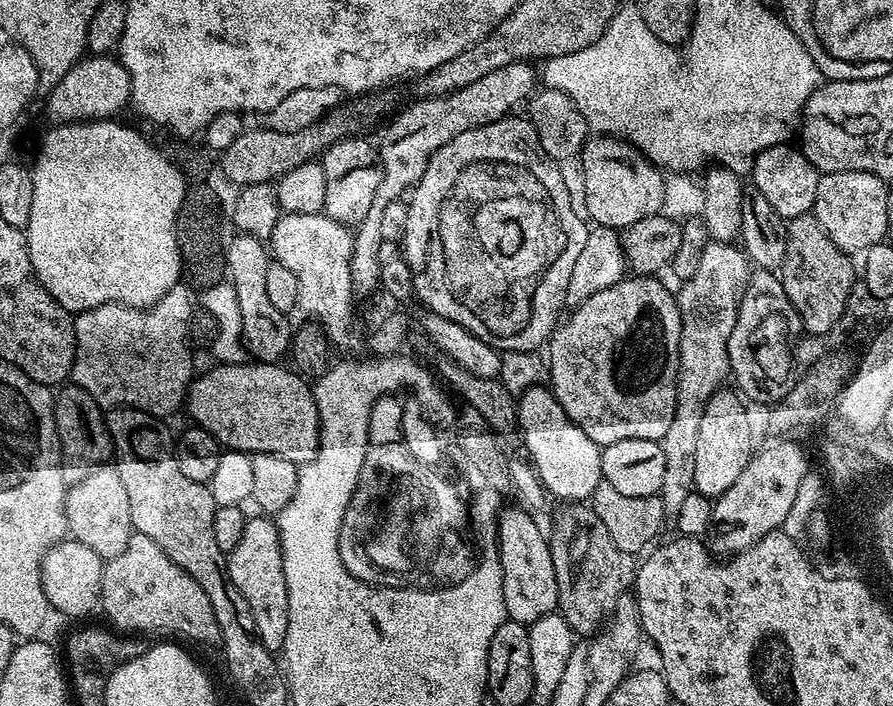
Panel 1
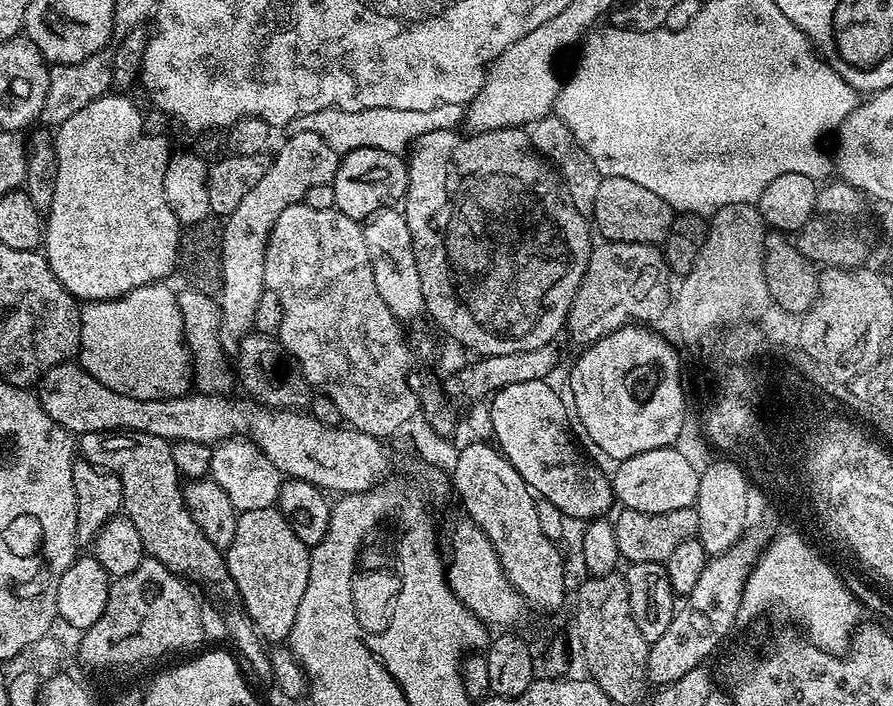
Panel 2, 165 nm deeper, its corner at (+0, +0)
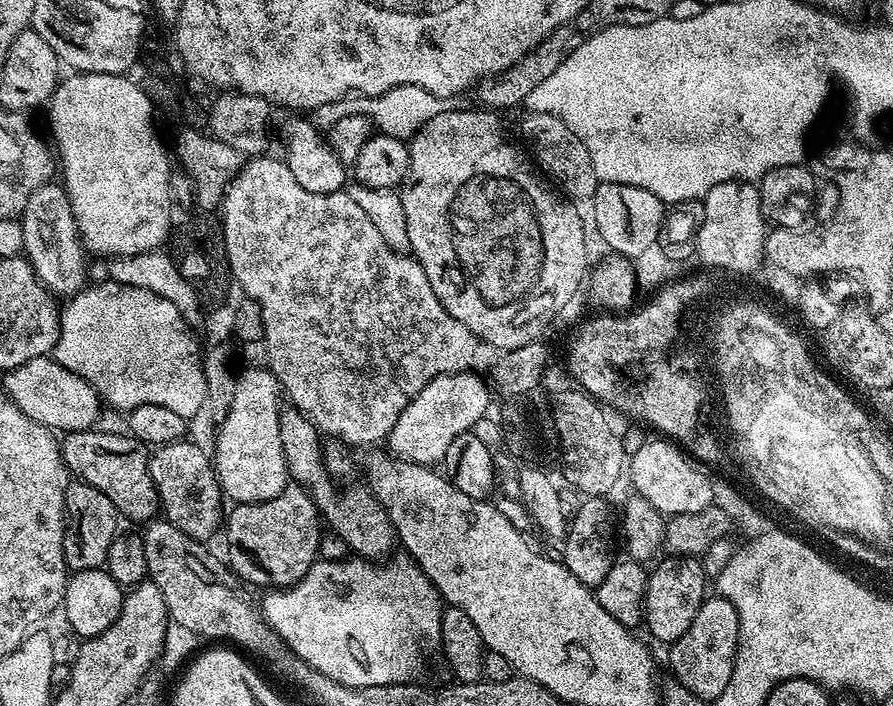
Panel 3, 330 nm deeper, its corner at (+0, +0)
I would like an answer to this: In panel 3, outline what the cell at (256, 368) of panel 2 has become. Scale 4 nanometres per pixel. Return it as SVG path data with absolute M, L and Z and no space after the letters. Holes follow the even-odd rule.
M295 406L281 407L280 429L282 430L282 450L286 454L288 475L297 484L301 484L316 503L316 511L320 513L323 523L328 524L333 533L346 541L349 549L357 557L373 562L380 562L391 550L392 544L397 543L396 530L392 527L392 520L371 492L360 488L348 488L343 492L335 479L328 476L323 464L322 433L318 431L308 417Z

